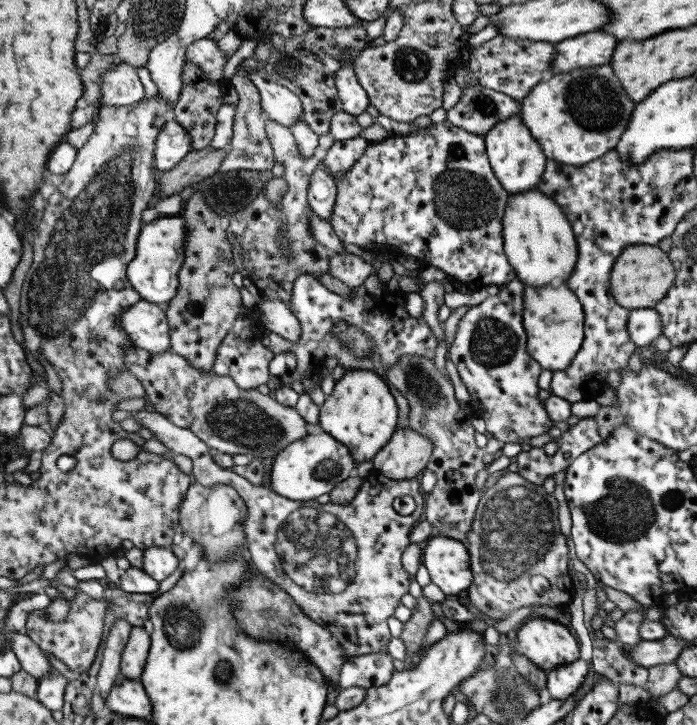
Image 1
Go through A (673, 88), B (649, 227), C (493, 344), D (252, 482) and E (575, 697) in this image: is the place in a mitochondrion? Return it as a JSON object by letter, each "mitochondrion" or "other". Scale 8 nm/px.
{"A":"other","B":"other","C":"mitochondrion","D":"other","E":"other"}

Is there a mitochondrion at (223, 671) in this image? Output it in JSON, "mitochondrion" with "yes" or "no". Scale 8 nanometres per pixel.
{"mitochondrion":"yes"}

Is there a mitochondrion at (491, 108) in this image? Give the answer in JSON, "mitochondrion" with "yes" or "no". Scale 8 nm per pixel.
{"mitochondrion":"yes"}

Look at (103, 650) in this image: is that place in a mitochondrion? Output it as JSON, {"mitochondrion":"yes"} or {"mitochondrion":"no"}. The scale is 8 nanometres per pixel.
{"mitochondrion":"no"}

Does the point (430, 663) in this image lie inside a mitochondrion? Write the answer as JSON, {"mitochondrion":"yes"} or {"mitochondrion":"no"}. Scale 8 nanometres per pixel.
{"mitochondrion":"no"}

